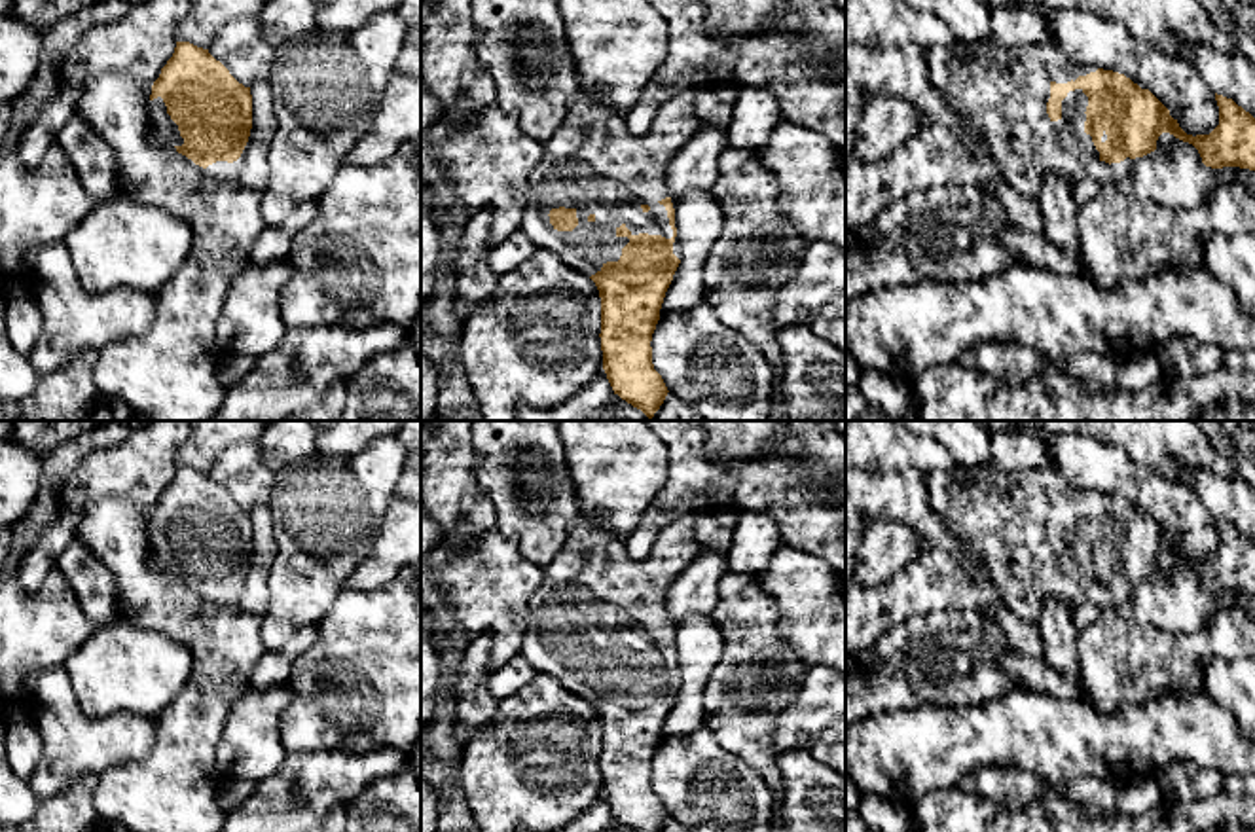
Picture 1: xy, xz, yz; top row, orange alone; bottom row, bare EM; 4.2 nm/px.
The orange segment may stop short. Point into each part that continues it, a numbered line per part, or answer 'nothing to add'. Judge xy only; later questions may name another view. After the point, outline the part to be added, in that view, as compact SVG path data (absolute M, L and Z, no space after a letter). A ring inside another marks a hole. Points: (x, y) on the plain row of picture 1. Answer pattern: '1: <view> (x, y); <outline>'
1: xy (163, 558); M161 521L150 525L150 550L148 565L152 570L176 576L176 572L184 569L178 550L167 538Z
2: xy (222, 597); M248 561L248 567L250 567L250 561ZM248 567L237 586L233 586L233 588L216 586L216 588L209 589L207 591L209 603L216 608L229 608L239 599L239 595L245 588Z

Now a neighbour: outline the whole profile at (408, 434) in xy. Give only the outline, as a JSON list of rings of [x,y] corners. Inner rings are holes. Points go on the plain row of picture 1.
[[[402,421],[396,438],[406,449],[406,464],[396,485],[396,497],[421,500],[421,421]]]

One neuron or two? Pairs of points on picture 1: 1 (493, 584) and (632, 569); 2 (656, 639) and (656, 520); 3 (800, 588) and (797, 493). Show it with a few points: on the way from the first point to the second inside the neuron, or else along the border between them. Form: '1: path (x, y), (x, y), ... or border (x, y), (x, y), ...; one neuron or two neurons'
1: border (545, 569), (545, 578), (529, 601), (527, 620); two neurons
2: border (696, 510), (679, 514), (656, 533); two neurons
3: border (783, 542), (818, 554), (825, 561); two neurons

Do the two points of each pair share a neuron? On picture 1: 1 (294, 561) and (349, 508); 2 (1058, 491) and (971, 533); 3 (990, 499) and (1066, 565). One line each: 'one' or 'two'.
1: one
2: one
3: one

